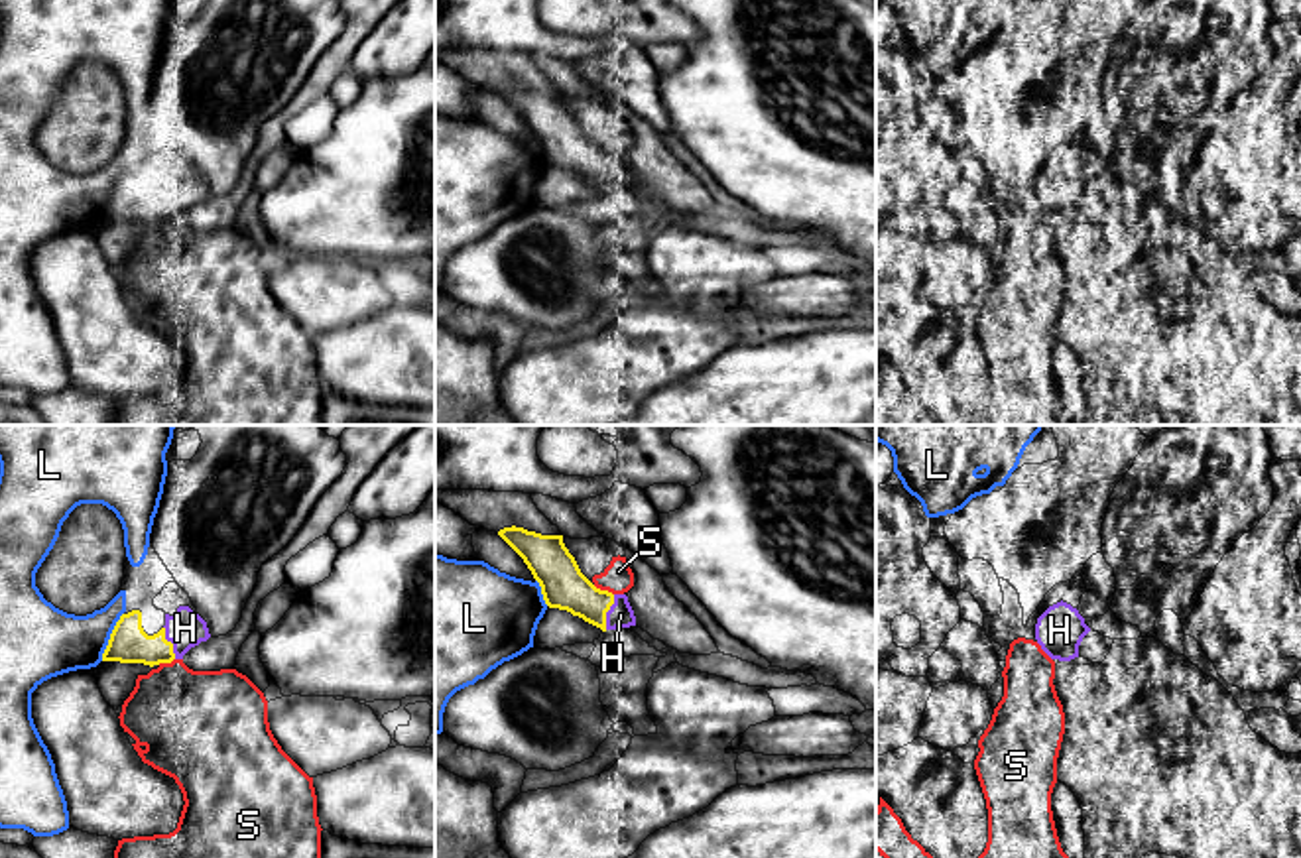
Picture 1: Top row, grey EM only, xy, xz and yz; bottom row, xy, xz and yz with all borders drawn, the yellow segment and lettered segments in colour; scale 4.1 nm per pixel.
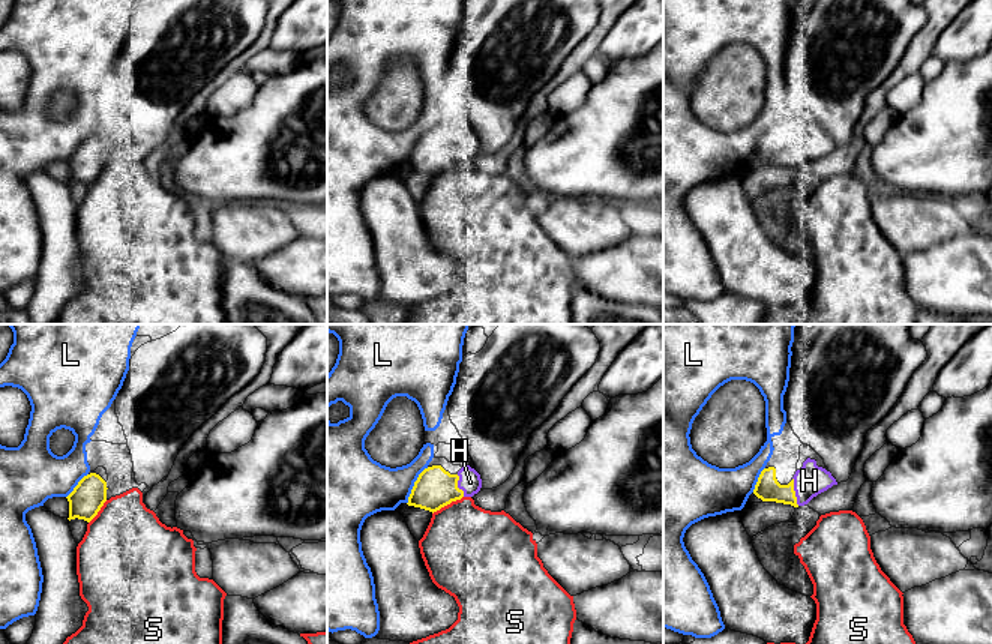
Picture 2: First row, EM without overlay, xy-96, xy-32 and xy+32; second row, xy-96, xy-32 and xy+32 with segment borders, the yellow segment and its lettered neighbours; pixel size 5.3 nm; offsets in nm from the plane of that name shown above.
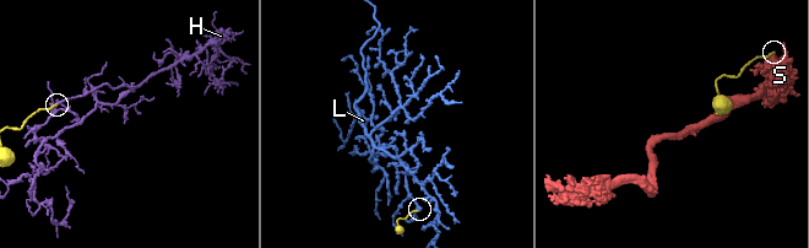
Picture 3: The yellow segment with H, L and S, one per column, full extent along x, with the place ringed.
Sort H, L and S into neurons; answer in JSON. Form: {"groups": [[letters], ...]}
{"groups": [["H"], ["L"], ["S"]]}

